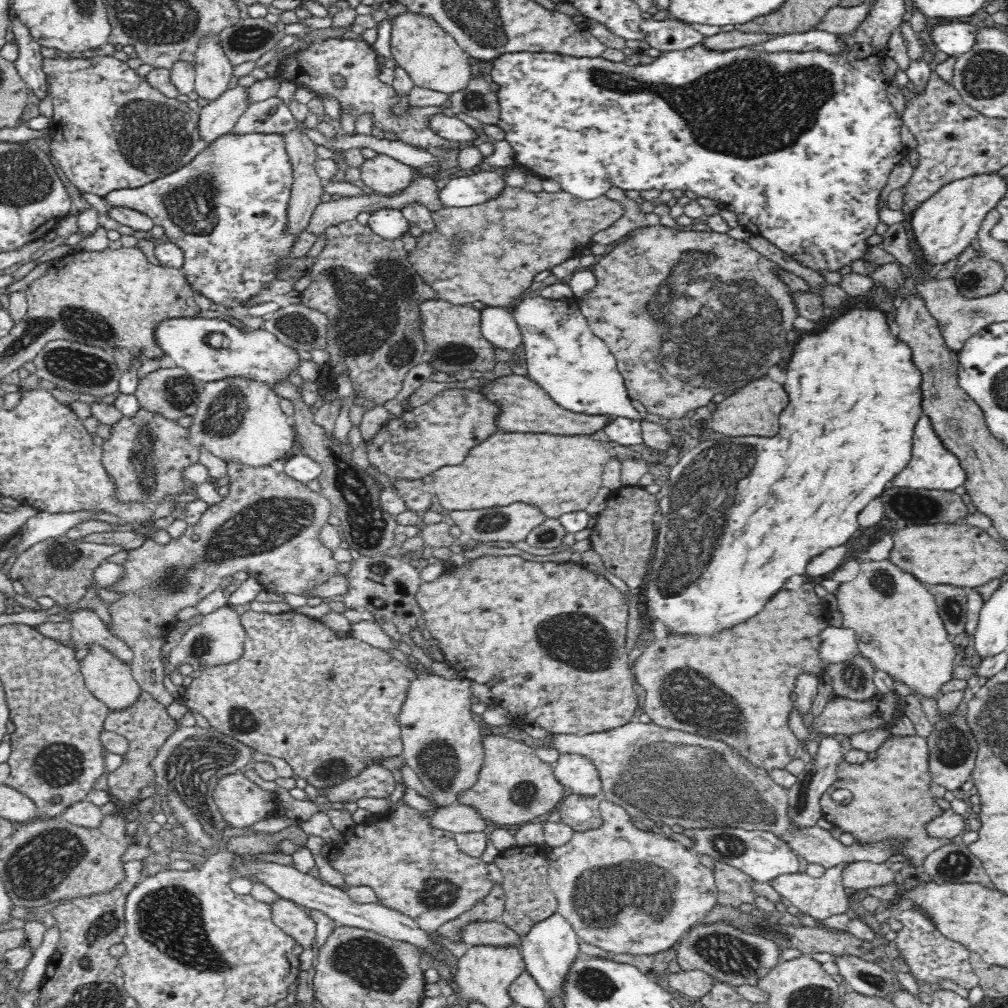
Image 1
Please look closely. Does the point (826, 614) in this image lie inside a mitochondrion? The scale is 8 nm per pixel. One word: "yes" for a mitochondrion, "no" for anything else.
no

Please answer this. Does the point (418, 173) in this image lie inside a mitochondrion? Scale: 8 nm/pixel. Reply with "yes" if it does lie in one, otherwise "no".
no

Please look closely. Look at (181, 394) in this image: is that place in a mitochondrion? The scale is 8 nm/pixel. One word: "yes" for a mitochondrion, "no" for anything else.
yes

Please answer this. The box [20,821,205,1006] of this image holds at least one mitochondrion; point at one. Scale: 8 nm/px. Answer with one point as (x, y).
(104, 924)

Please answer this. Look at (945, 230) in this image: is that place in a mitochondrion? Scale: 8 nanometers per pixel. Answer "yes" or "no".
no

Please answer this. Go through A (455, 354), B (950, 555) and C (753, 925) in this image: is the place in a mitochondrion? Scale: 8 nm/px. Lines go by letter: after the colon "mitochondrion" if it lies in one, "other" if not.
A: mitochondrion
B: other
C: mitochondrion

